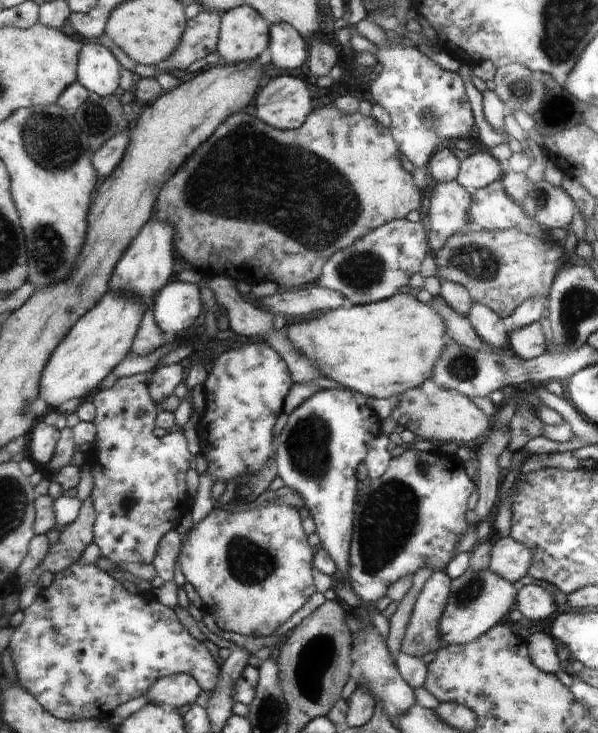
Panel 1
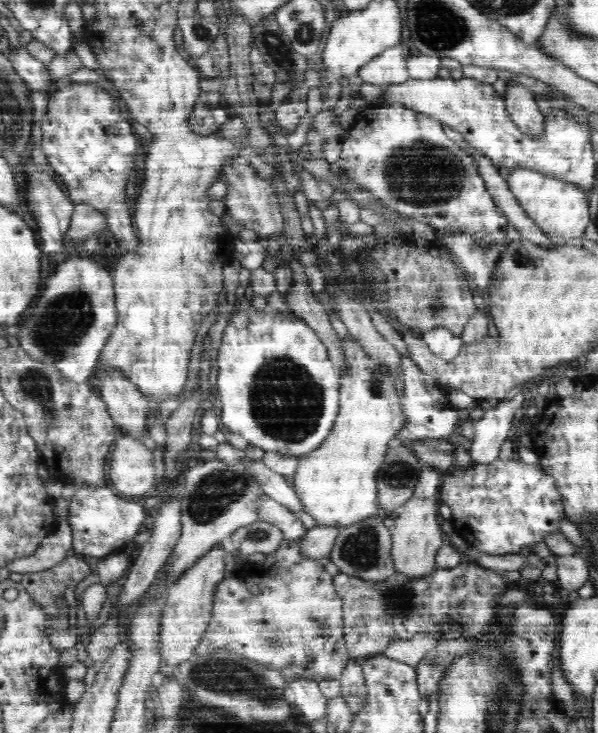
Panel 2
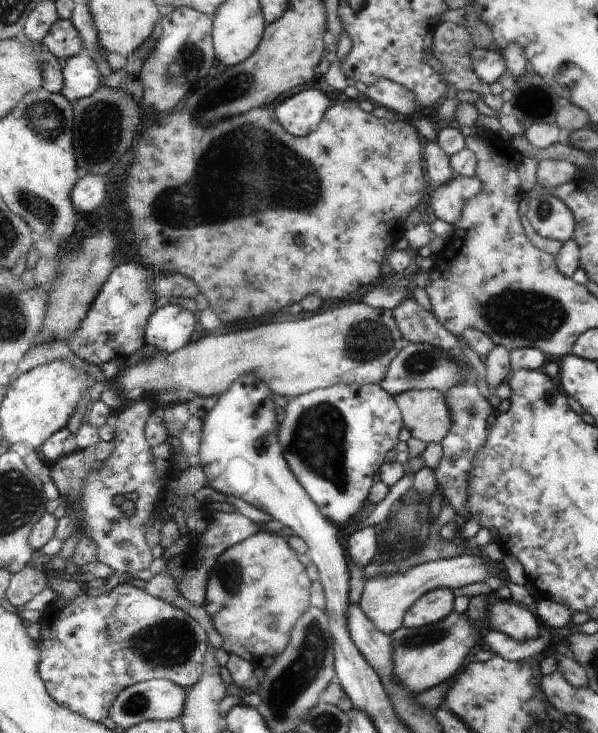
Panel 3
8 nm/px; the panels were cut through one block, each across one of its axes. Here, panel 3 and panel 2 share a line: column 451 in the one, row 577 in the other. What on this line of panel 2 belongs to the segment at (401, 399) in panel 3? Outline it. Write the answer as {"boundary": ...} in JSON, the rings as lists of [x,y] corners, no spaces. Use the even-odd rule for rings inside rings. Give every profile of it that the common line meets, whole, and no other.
{"boundary":[[[439,496],[435,498],[410,498],[394,515],[394,526],[390,528],[392,536],[391,556],[396,572],[413,577],[414,580],[430,576],[436,568],[435,557],[442,549],[442,529]]]}

